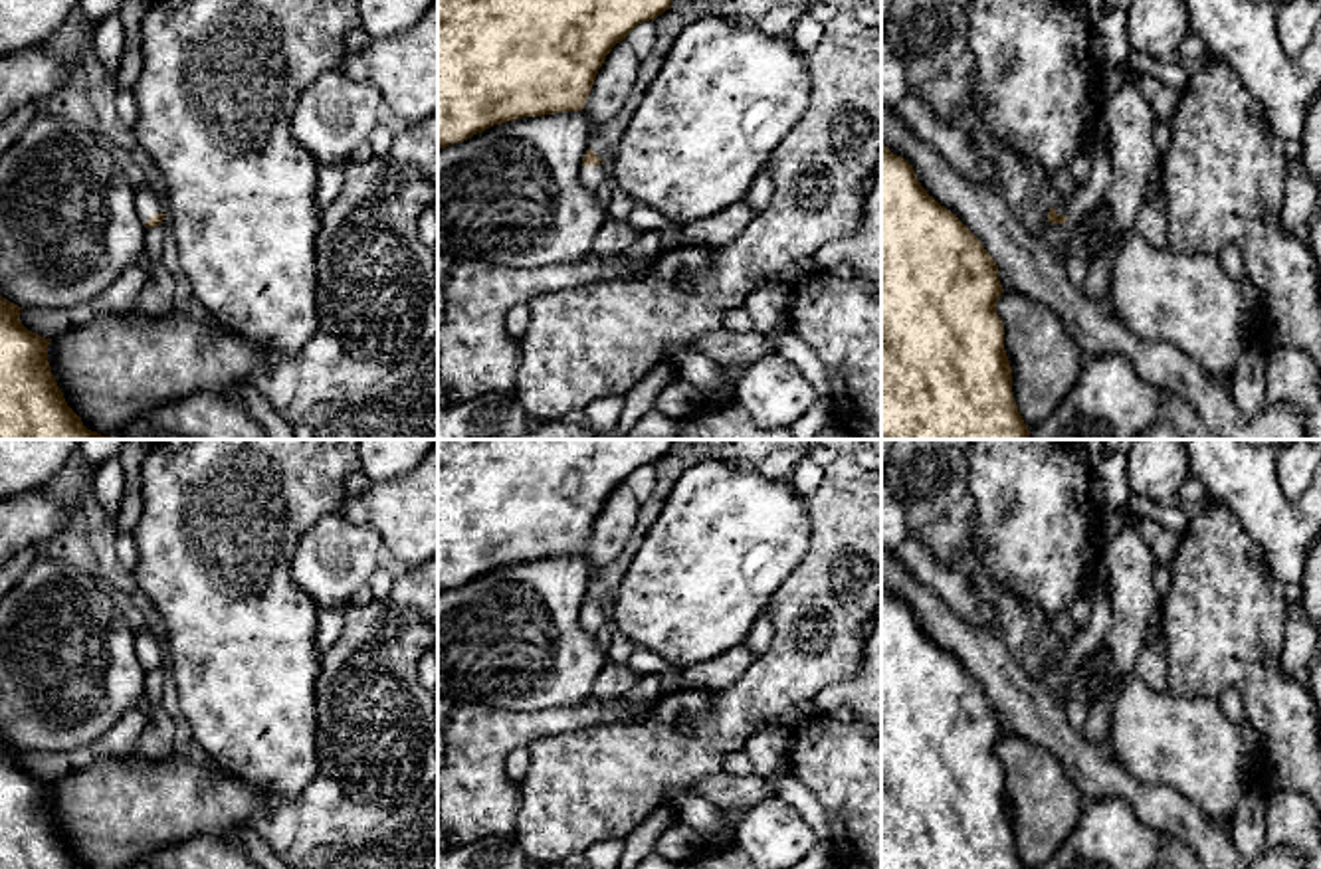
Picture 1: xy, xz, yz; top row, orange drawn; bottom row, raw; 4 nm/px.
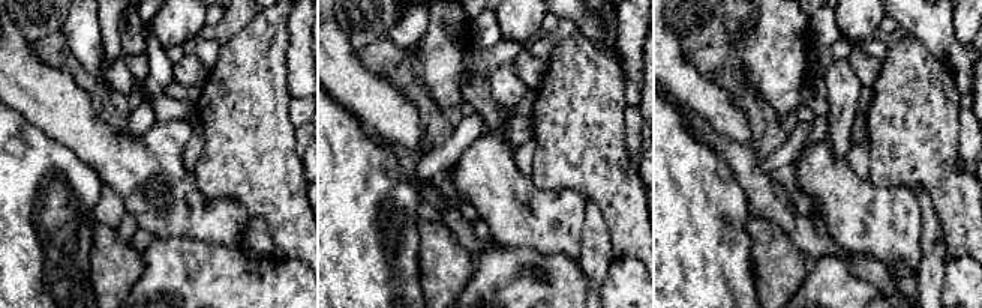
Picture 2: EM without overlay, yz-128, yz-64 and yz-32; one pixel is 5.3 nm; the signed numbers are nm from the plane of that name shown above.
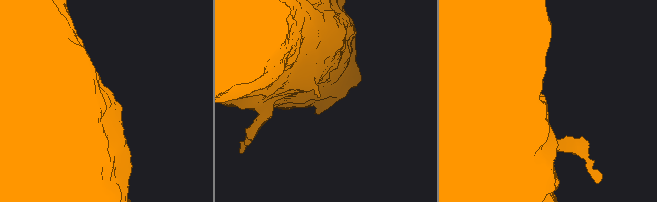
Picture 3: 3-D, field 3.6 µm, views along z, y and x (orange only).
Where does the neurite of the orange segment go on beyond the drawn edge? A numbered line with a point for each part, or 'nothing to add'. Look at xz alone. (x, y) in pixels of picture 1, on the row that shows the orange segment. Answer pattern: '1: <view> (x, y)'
1: xz (591, 177)

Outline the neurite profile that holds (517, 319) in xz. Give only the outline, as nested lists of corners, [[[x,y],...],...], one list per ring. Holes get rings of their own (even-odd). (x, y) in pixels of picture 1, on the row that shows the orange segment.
[[[519,303],[505,315],[505,331],[519,340],[529,327],[529,305]]]

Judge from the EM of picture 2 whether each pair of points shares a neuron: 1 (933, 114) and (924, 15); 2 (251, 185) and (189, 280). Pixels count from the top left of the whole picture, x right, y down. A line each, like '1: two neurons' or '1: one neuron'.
1: two neurons
2: two neurons

